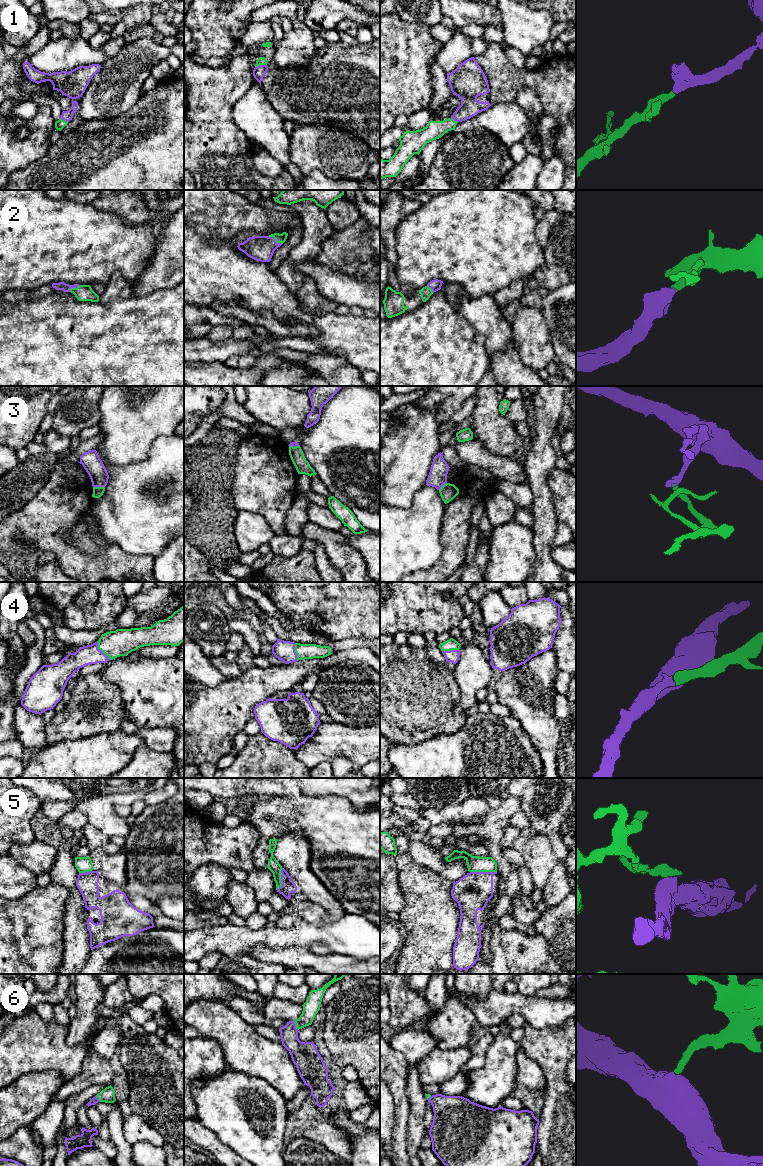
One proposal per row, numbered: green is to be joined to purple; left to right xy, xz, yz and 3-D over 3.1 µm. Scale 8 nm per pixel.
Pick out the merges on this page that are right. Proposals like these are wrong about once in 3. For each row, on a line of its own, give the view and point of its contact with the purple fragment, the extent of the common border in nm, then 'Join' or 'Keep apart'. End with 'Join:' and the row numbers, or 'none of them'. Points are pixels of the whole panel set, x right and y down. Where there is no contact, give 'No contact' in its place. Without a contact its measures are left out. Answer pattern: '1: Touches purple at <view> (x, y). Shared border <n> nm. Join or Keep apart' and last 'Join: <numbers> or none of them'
1: Touches purple at xz (260, 65). Shared border 100 nm. Join
2: Touches purple at xz (274, 239). Shared border 140 nm. Join
3: Touches purple at xy (99, 486). Shared border 100 nm. Keep apart
4: Touches purple at xy (100, 650). Shared border 190 nm. Join
5: Touches purple at yz (483, 872). Shared border 220 nm. Keep apart
6: Touches purple at xz (295, 1025). Shared border 80 nm. Join
Join: 1, 2, 4, 6

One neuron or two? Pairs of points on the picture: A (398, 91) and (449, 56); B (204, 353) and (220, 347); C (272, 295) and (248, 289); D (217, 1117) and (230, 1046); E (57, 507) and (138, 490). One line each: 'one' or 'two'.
A: two
B: one
C: one
D: two
E: two

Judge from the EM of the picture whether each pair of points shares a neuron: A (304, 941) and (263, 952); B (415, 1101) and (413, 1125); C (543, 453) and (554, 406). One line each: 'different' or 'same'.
A: different
B: same
C: same

